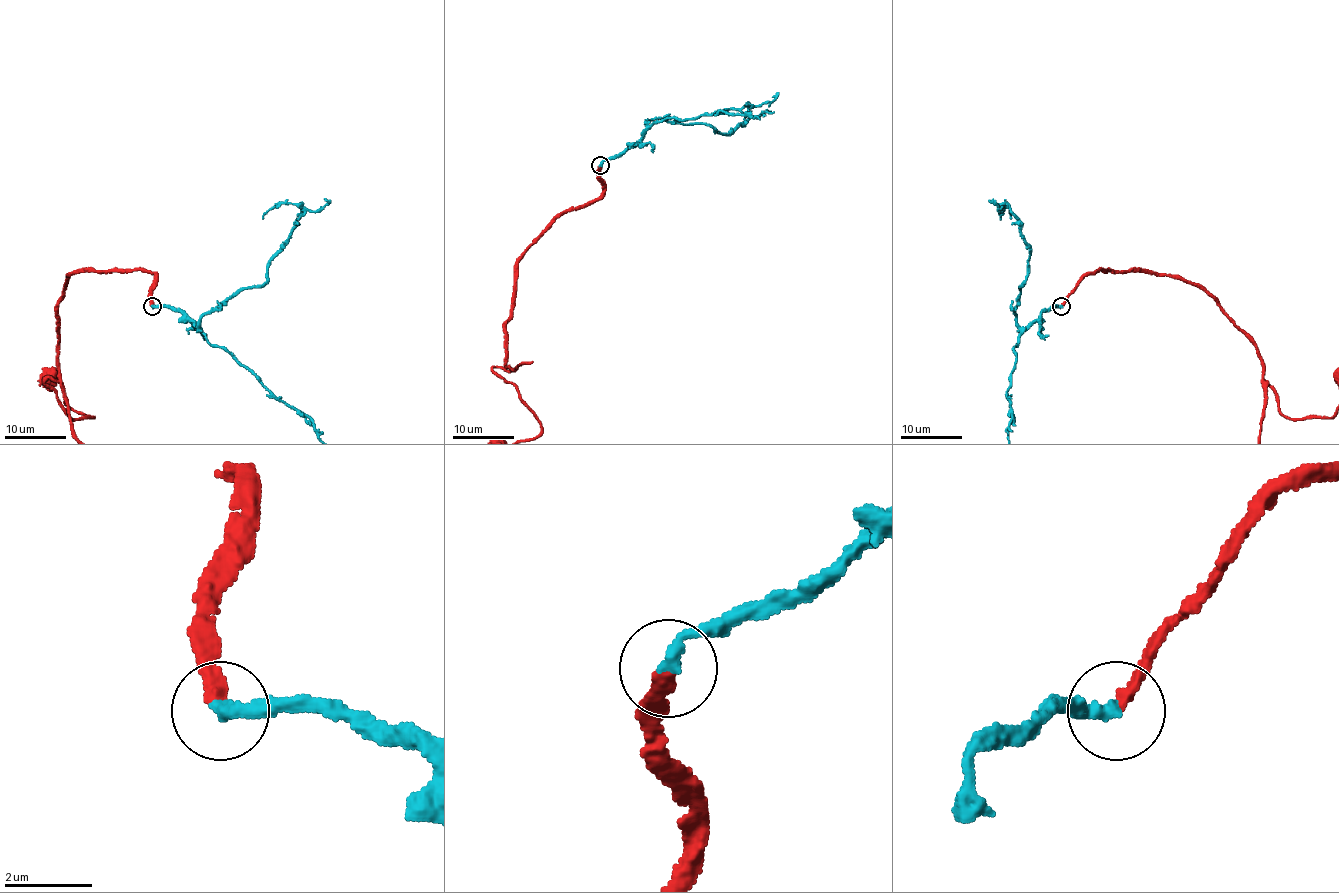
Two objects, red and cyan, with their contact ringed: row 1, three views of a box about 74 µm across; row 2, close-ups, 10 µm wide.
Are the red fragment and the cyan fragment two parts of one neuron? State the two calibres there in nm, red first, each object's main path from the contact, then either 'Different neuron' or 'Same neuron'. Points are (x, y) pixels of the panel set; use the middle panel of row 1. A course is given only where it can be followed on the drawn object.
Thickness 300 nm (red) against 320 nm. Course of red: (600, 165), (598, 197), (564, 210), (518, 262), (506, 367), (492, 368), (518, 392), (541, 432). Course of cyan: (600, 165), (641, 137), (648, 120), (708, 123), (728, 133), (749, 111), (711, 114). Same neuron

